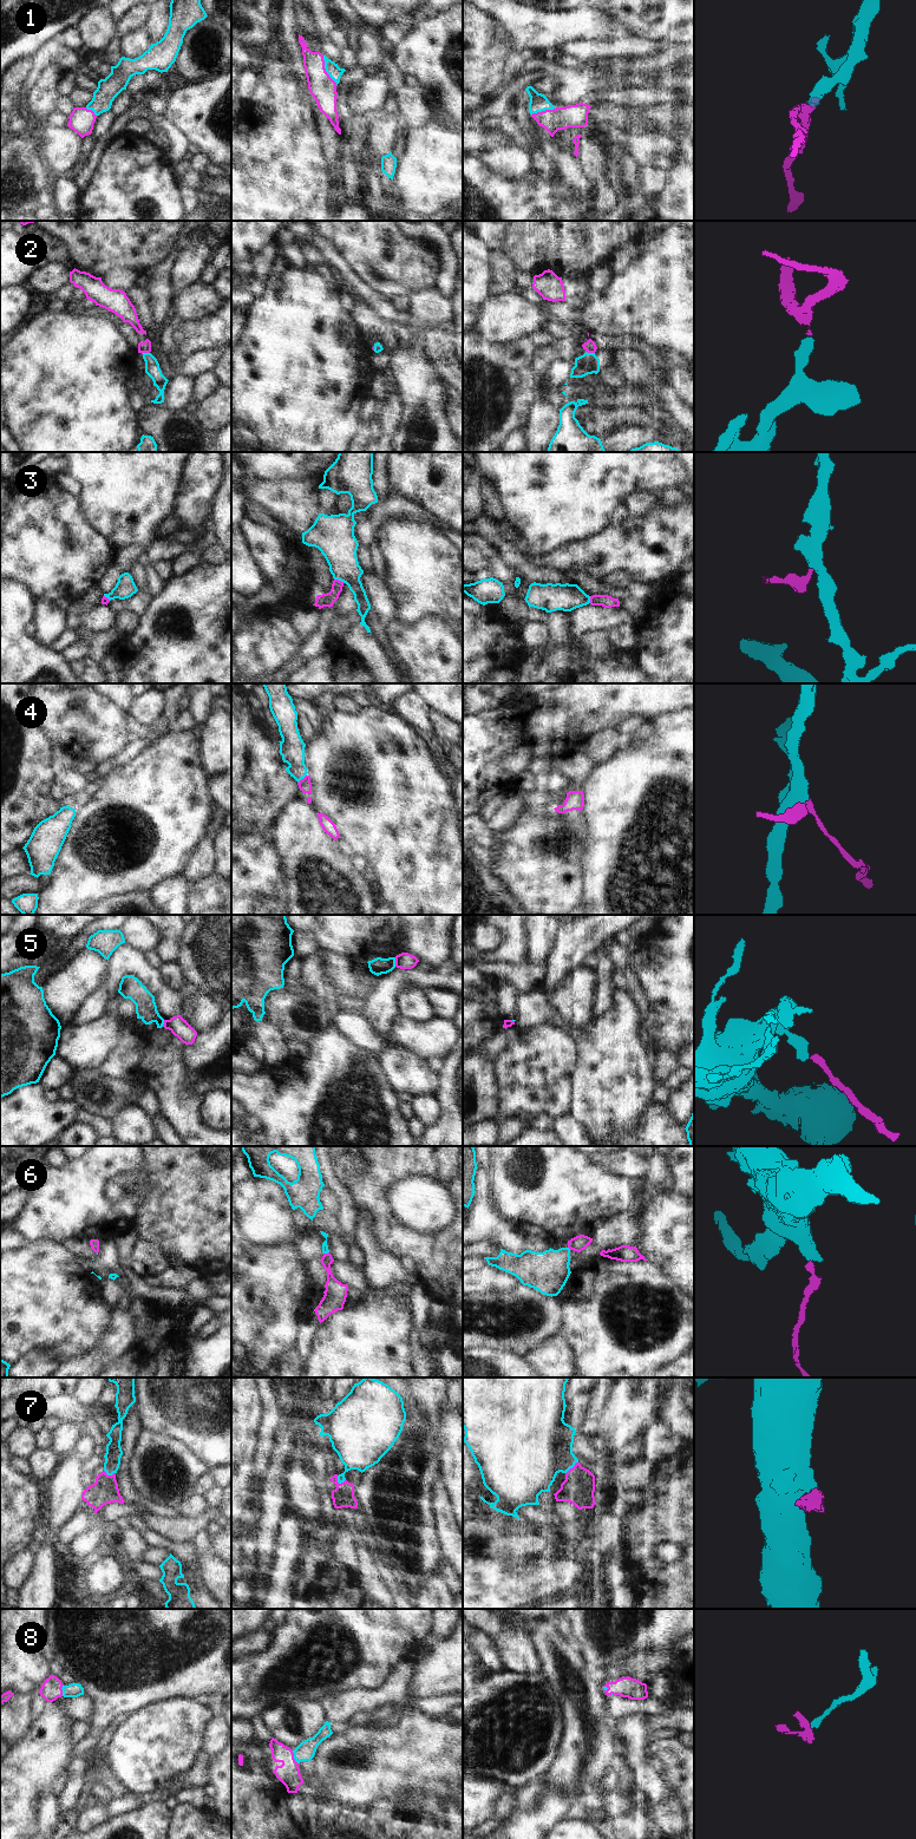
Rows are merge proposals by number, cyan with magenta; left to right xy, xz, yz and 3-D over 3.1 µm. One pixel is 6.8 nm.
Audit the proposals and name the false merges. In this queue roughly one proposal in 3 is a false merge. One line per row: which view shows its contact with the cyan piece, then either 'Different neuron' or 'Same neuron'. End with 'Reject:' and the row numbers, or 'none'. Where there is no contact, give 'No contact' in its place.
1: Touches cyan in xz. Same neuron
2: Touches cyan in yz. Same neuron
3: Touches cyan in xz. Same neuron
4: Touches cyan in xz. Different neuron
5: Touches cyan in xz. Different neuron
6: Touches cyan in xz. Same neuron
7: Touches cyan in xz. Different neuron
8: Touches cyan in xz. Same neuron
Reject: 4, 5, 7.

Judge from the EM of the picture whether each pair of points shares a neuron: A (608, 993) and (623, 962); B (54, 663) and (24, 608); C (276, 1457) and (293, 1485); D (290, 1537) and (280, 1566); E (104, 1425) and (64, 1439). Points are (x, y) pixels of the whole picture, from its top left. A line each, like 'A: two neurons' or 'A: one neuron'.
A: two neurons
B: one neuron
C: two neurons
D: one neuron
E: two neurons

